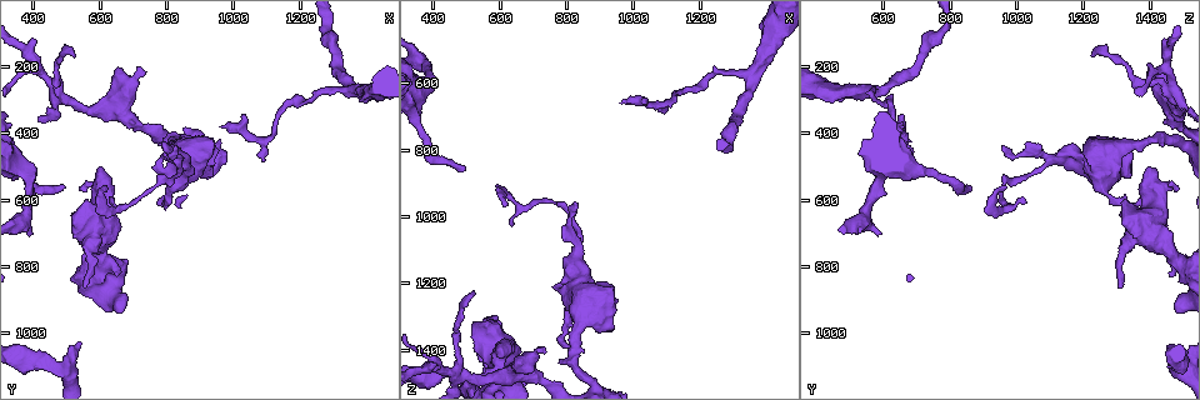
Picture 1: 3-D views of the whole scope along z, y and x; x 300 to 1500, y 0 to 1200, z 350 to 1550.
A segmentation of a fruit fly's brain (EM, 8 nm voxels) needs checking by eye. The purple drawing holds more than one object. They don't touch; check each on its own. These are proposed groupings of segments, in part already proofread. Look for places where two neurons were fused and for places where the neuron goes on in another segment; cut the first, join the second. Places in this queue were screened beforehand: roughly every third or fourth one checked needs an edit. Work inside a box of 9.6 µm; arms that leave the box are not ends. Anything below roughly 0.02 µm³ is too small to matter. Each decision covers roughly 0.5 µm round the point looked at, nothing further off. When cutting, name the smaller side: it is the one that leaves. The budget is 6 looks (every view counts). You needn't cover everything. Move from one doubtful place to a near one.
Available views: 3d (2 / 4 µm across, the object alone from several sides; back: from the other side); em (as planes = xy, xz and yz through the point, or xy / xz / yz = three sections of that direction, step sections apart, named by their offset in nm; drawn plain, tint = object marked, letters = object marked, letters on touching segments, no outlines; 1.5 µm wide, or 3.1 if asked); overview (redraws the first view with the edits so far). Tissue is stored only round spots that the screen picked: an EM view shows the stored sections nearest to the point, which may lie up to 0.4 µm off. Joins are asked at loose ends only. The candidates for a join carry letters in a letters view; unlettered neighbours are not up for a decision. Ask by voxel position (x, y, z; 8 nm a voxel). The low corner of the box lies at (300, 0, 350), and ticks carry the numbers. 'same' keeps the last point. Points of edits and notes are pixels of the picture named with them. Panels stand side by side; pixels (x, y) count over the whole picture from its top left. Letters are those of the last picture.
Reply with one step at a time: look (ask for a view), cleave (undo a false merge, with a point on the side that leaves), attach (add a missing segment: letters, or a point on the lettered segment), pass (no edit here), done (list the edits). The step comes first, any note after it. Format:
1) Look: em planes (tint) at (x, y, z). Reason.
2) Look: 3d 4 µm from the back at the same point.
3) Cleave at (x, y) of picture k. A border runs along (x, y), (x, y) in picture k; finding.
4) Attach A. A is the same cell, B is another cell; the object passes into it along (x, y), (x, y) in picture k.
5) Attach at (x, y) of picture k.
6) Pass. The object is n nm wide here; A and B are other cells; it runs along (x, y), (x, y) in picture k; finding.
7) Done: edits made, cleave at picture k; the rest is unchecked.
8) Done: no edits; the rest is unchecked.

Look: 3d 2 µm at (760, 480, 1210). Stops while still wide.

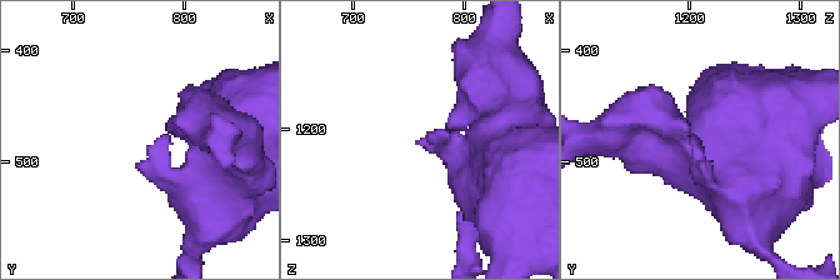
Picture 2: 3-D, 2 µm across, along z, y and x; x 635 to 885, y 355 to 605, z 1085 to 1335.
Look: em planes (letters) at (768, 490, 1204). Shape alone is not enough.

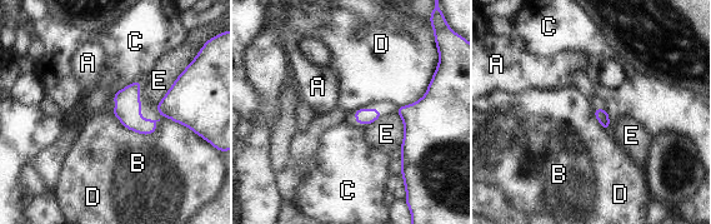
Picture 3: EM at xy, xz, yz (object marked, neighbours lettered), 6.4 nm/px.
Pass. A, B, C, D and E are other cells; no lettered segment goes on from it.

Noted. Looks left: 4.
Look: em planes (tint) at (640, 590, 1380). Thick end.

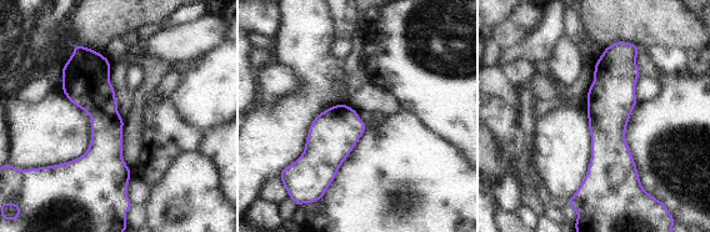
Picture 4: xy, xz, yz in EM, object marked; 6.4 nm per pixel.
Look: em planes (letters) at the same point.

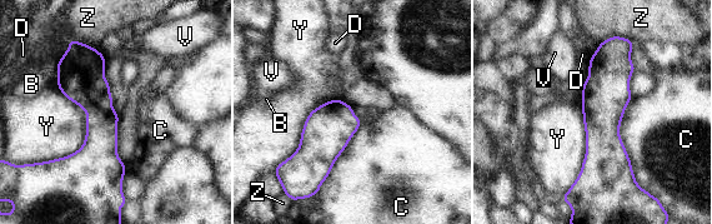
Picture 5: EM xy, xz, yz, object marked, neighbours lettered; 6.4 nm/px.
Pass. The longest contact is with C, 600 nm; B, C, D, V, Y and Z are other cells; no lettered segment goes on from it.

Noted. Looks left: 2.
Look: 3d 2 µm at (490, 300, 1470). Four or more arms meet.

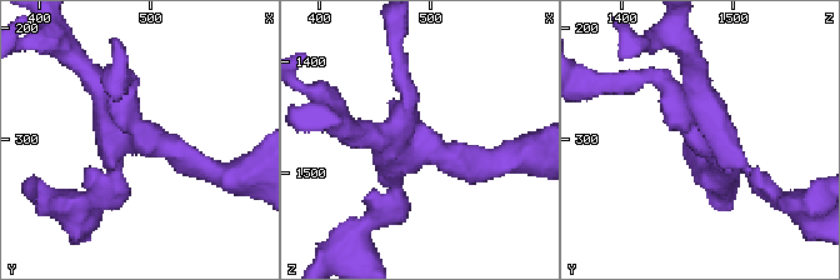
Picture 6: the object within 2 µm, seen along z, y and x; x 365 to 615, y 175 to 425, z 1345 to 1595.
Look: em 3.1 µm planes (letters) at (498, 296, 1474). 4 arms meet here.

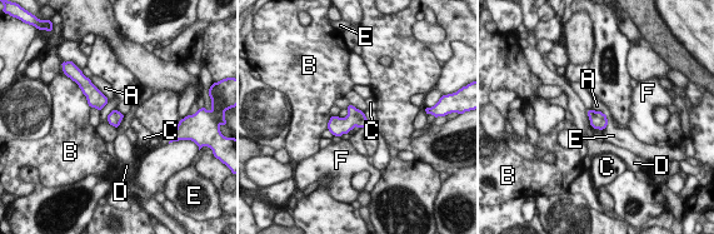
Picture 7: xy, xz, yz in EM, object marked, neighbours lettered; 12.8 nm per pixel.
Pass. A, B, C, D, E and F are other cells; a border runs along (93, 83), (108, 99) in picture 7; all the same neuron.

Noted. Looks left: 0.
Done: no edits; the rest is unchecked.

